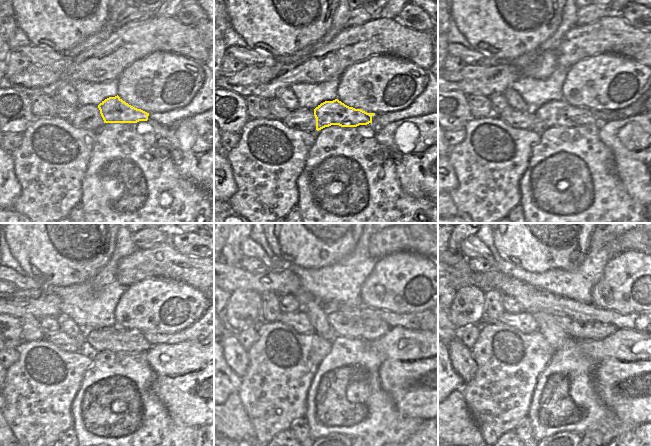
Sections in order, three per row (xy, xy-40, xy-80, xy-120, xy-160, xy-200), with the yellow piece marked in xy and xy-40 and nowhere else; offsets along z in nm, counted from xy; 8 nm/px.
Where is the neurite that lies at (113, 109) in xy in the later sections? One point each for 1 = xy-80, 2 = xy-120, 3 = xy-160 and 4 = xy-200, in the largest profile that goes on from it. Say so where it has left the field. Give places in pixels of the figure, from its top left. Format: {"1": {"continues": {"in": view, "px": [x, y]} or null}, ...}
{"1": {"continues": {"in": "xy-80", "px": [555, 113]}}, "2": {"continues": {"in": "xy-120", "px": [114, 338]}}, "3": {"continues": {"in": "xy-160", "px": [369, 330]}}, "4": {"continues": {"in": "xy-200", "px": [578, 330]}}}

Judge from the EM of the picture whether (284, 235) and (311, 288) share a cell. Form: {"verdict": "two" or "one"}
{"verdict": "two"}

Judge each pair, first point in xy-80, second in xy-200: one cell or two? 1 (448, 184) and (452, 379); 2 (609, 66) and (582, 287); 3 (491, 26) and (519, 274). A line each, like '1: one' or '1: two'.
1: one
2: two
3: two

